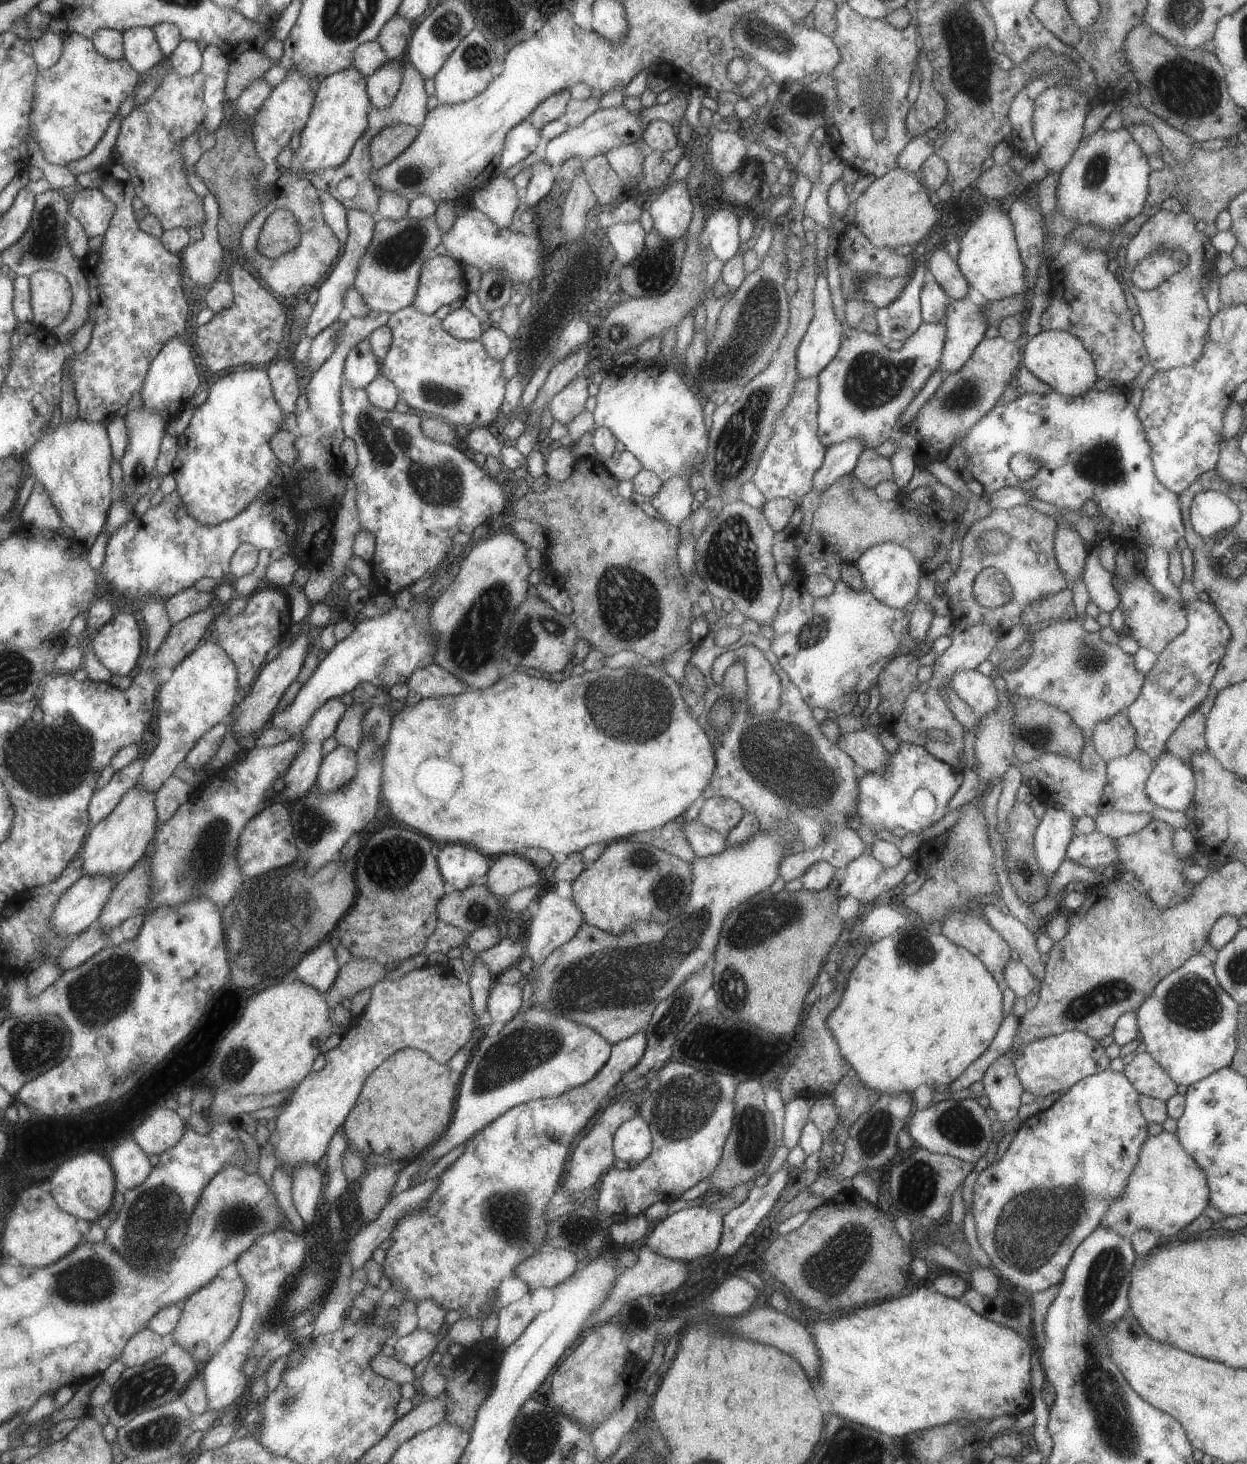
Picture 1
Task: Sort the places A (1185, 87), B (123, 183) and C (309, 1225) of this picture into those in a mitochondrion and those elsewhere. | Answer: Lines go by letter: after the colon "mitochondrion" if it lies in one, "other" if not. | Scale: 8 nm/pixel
A: mitochondrion
B: other
C: other

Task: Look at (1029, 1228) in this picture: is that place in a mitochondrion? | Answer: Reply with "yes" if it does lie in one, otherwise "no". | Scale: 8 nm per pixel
yes

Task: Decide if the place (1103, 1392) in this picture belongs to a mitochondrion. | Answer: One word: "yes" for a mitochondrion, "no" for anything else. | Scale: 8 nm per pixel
yes

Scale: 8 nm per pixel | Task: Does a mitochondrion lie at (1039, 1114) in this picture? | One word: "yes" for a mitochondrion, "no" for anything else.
no

